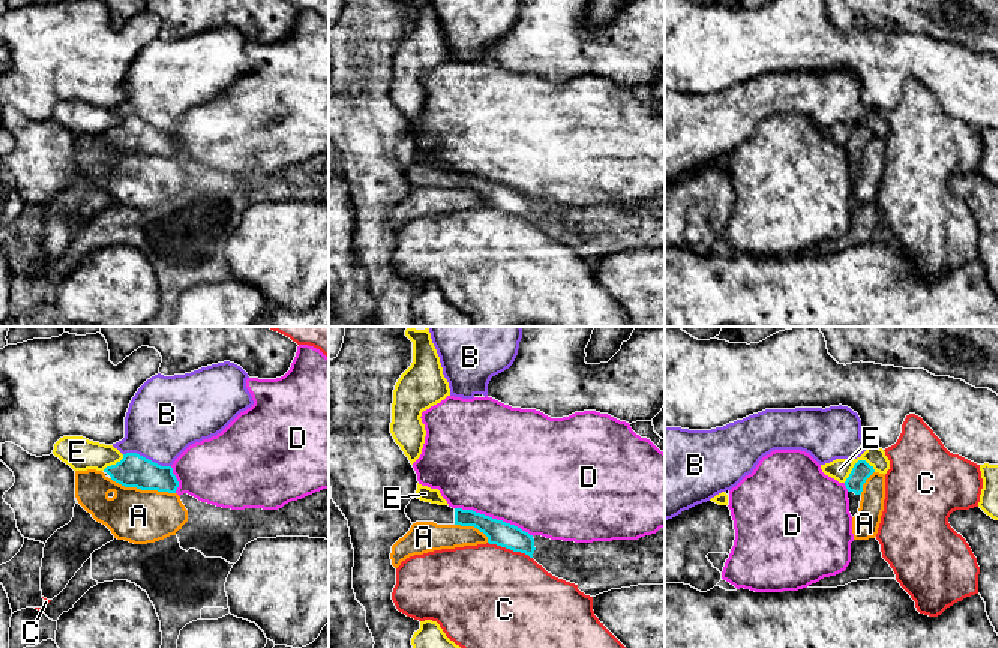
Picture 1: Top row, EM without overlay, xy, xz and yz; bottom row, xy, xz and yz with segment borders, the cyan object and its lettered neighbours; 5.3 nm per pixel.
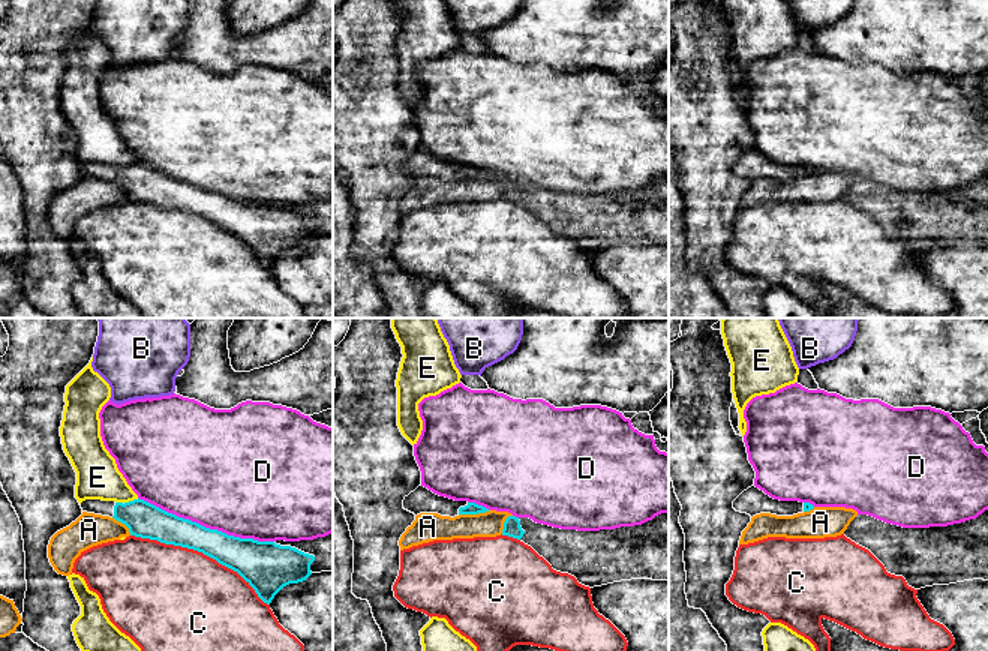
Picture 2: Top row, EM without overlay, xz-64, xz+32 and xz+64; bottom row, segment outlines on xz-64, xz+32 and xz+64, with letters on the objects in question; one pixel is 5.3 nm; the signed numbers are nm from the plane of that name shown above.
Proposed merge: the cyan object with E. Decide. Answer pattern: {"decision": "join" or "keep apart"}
{"decision": "keep apart"}

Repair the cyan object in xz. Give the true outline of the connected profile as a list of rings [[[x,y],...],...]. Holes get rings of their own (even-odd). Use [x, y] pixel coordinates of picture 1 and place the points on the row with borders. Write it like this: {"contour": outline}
{"contour": [[[414,498],[407,506],[405,514],[411,524],[434,522],[437,525],[474,526],[488,537],[489,544],[521,552],[530,558],[533,558],[536,550],[534,538],[528,532],[473,510],[452,508],[449,506],[431,504]]]}

